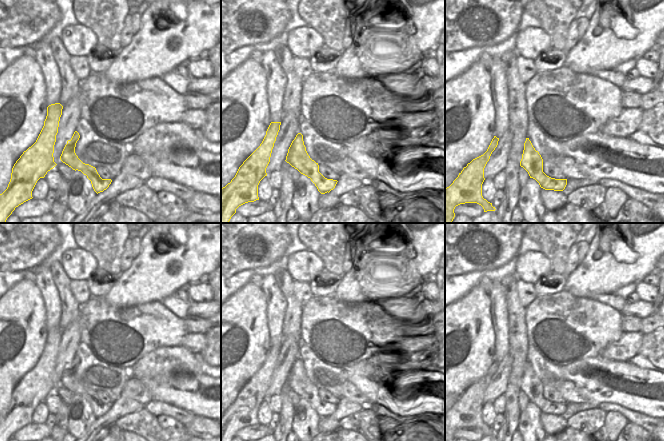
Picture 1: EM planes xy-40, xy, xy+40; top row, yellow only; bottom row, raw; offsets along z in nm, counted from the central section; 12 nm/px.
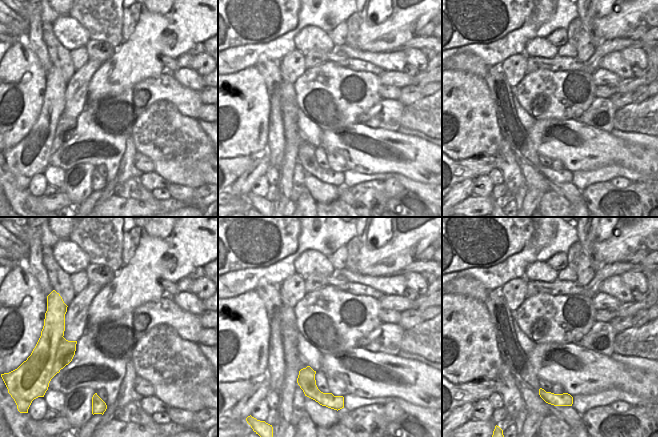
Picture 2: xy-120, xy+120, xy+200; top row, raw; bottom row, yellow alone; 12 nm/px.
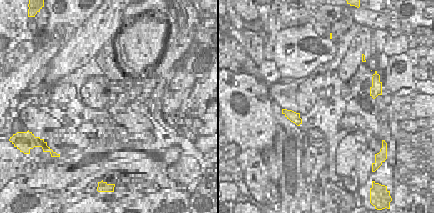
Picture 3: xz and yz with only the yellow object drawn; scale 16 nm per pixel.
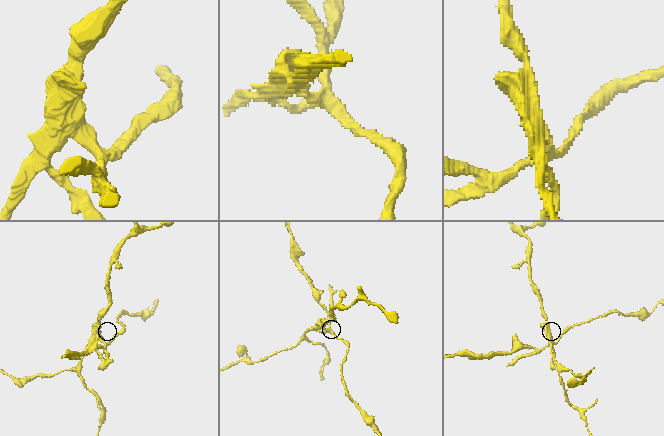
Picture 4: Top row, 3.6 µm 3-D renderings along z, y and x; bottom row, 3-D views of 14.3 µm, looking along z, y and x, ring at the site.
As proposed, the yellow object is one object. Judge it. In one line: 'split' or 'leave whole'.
split

